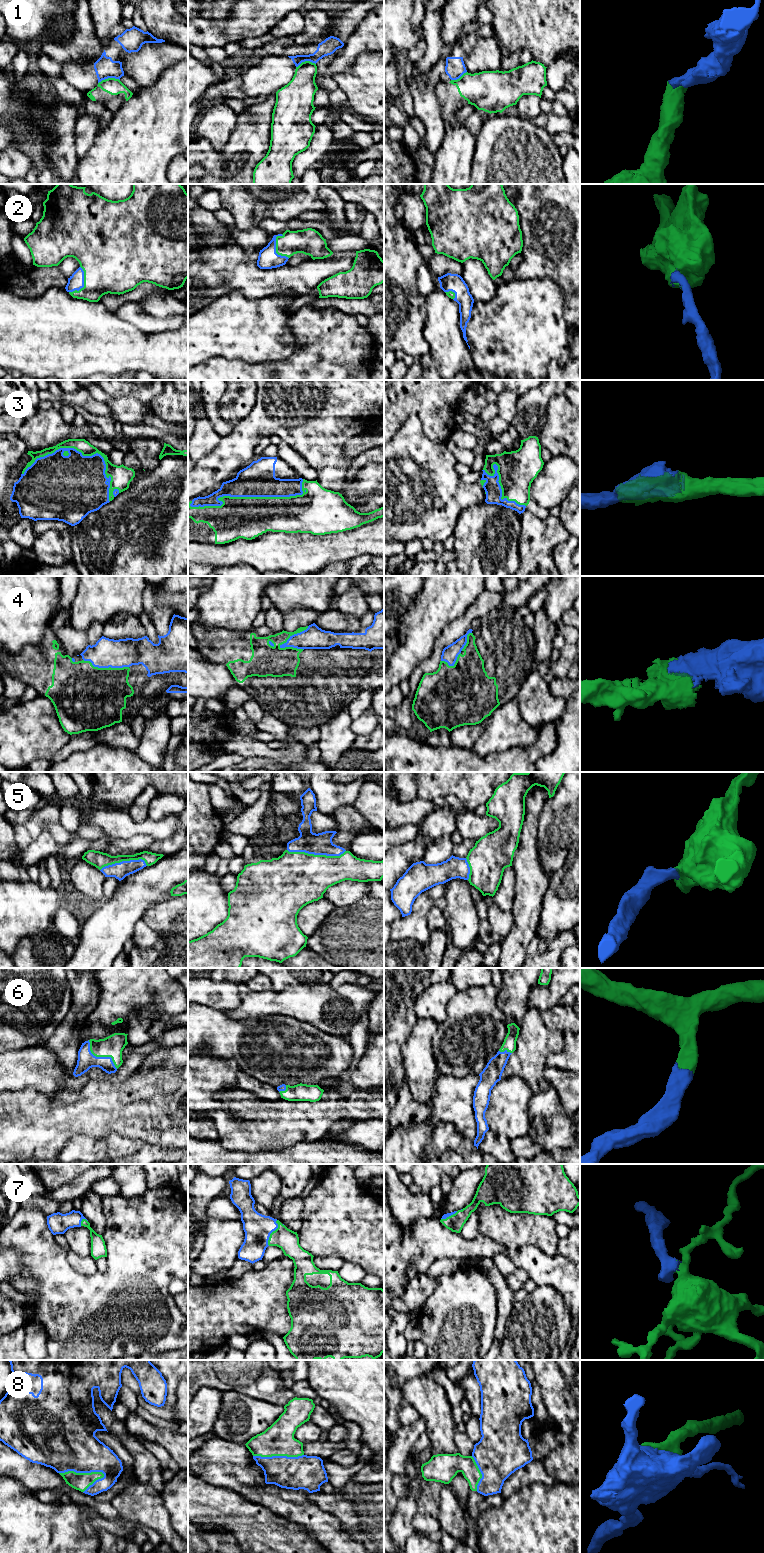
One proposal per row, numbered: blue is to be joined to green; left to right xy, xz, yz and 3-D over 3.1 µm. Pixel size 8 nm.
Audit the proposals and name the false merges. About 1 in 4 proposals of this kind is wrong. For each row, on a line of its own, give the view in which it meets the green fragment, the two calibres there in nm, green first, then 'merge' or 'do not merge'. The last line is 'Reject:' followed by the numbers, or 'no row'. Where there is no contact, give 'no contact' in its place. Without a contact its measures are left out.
1: meets green in xy; 130 nm thick on the green side, 170 nm on the other; do not merge
2: meets green in xz; 200 nm thick on the green side, 160 nm on the other; merge
3: meets green in xz; 340 nm thick on the green side, 280 nm on the other; merge
4: meets green in xz; 220 nm thick on the green side, 180 nm on the other; merge
5: meets green in xz; 440 nm thick on the green side, 180 nm on the other; merge
6: meets green in xy; 180 nm thick on the green side, 140 nm on the other; merge
7: meets green in xz; 170 nm thick on the green side, 220 nm on the other; merge
8: meets green in xy; 140 nm thick on the green side, 420 nm on the other; merge
Reject: 1

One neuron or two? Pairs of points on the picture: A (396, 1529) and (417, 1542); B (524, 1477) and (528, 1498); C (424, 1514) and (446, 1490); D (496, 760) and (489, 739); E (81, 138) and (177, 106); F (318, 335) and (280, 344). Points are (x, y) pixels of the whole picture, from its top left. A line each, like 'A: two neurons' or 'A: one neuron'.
A: two neurons
B: two neurons
C: two neurons
D: two neurons
E: two neurons
F: two neurons

